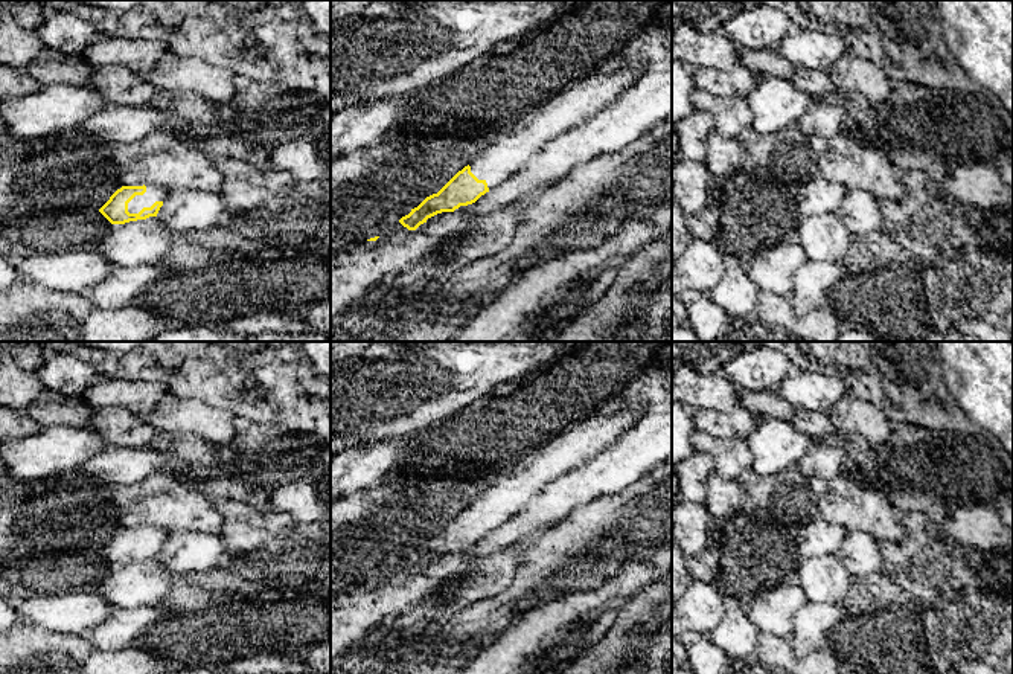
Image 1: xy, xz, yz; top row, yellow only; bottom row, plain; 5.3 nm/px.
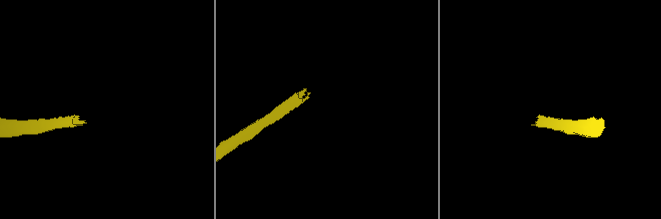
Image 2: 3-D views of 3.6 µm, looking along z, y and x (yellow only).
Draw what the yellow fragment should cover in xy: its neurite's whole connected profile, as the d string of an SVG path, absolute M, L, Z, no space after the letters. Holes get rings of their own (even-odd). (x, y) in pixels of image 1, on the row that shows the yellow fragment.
M122 186L99 212L111 224L125 224L129 221L157 217L169 191L154 186Z

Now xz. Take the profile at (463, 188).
M623 66L611 70L599 69L590 76L582 76L562 93L497 130L492 142L468 166L399 223L408 230L416 230L437 213L454 212L460 206L475 203L521 169L556 136L579 127L614 104L618 95L647 70L649 67Z

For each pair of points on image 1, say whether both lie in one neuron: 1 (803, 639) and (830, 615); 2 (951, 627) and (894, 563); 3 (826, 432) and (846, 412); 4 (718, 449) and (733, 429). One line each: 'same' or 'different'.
1: same
2: same
3: different
4: different

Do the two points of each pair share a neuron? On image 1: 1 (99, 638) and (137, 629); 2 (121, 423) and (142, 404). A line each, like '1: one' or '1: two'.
1: one
2: two

